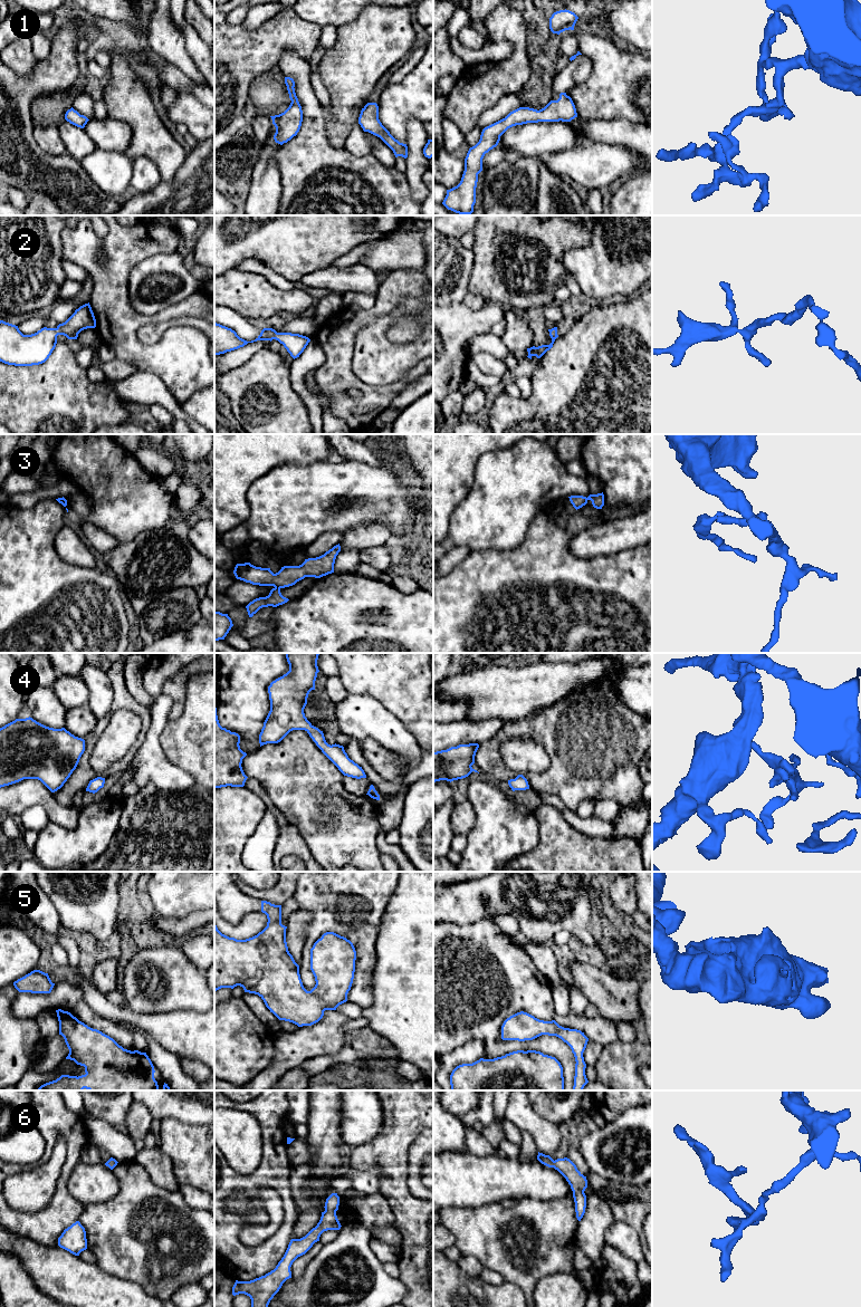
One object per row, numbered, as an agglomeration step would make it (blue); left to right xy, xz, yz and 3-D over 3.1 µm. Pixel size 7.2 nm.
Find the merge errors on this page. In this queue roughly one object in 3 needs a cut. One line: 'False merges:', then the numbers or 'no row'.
False merges: 3

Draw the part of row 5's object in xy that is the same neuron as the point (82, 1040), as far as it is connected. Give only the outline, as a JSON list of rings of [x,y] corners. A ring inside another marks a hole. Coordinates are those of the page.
[[[56,1010],[59,1035],[69,1049],[66,1059],[85,1067],[85,1075],[61,1075],[38,1090],[160,1090],[154,1066],[146,1055],[127,1050],[113,1038],[79,1021],[70,1012]]]

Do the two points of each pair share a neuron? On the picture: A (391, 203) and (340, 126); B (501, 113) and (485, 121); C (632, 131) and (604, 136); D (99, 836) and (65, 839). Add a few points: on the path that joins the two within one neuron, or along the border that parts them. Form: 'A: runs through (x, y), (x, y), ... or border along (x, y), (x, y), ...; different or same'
A: border along (326, 127), (327, 140), (335, 147), (343, 149); different
B: runs through (497, 113), (489, 116); same
C: runs through (625, 132), (611, 132); same
D: runs through (91, 838), (74, 839); same

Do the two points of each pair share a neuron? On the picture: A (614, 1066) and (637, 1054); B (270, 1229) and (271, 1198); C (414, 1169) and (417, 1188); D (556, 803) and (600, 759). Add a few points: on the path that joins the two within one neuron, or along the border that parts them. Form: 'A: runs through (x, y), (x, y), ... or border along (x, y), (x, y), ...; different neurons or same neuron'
A: runs through (620, 1064), (631, 1057); same neuron
B: runs through (273, 1221), (273, 1205); same neuron
C: runs through (414, 1173), (415, 1183); same neuron
D: border along (539, 795), (554, 794), (565, 806); different neurons

